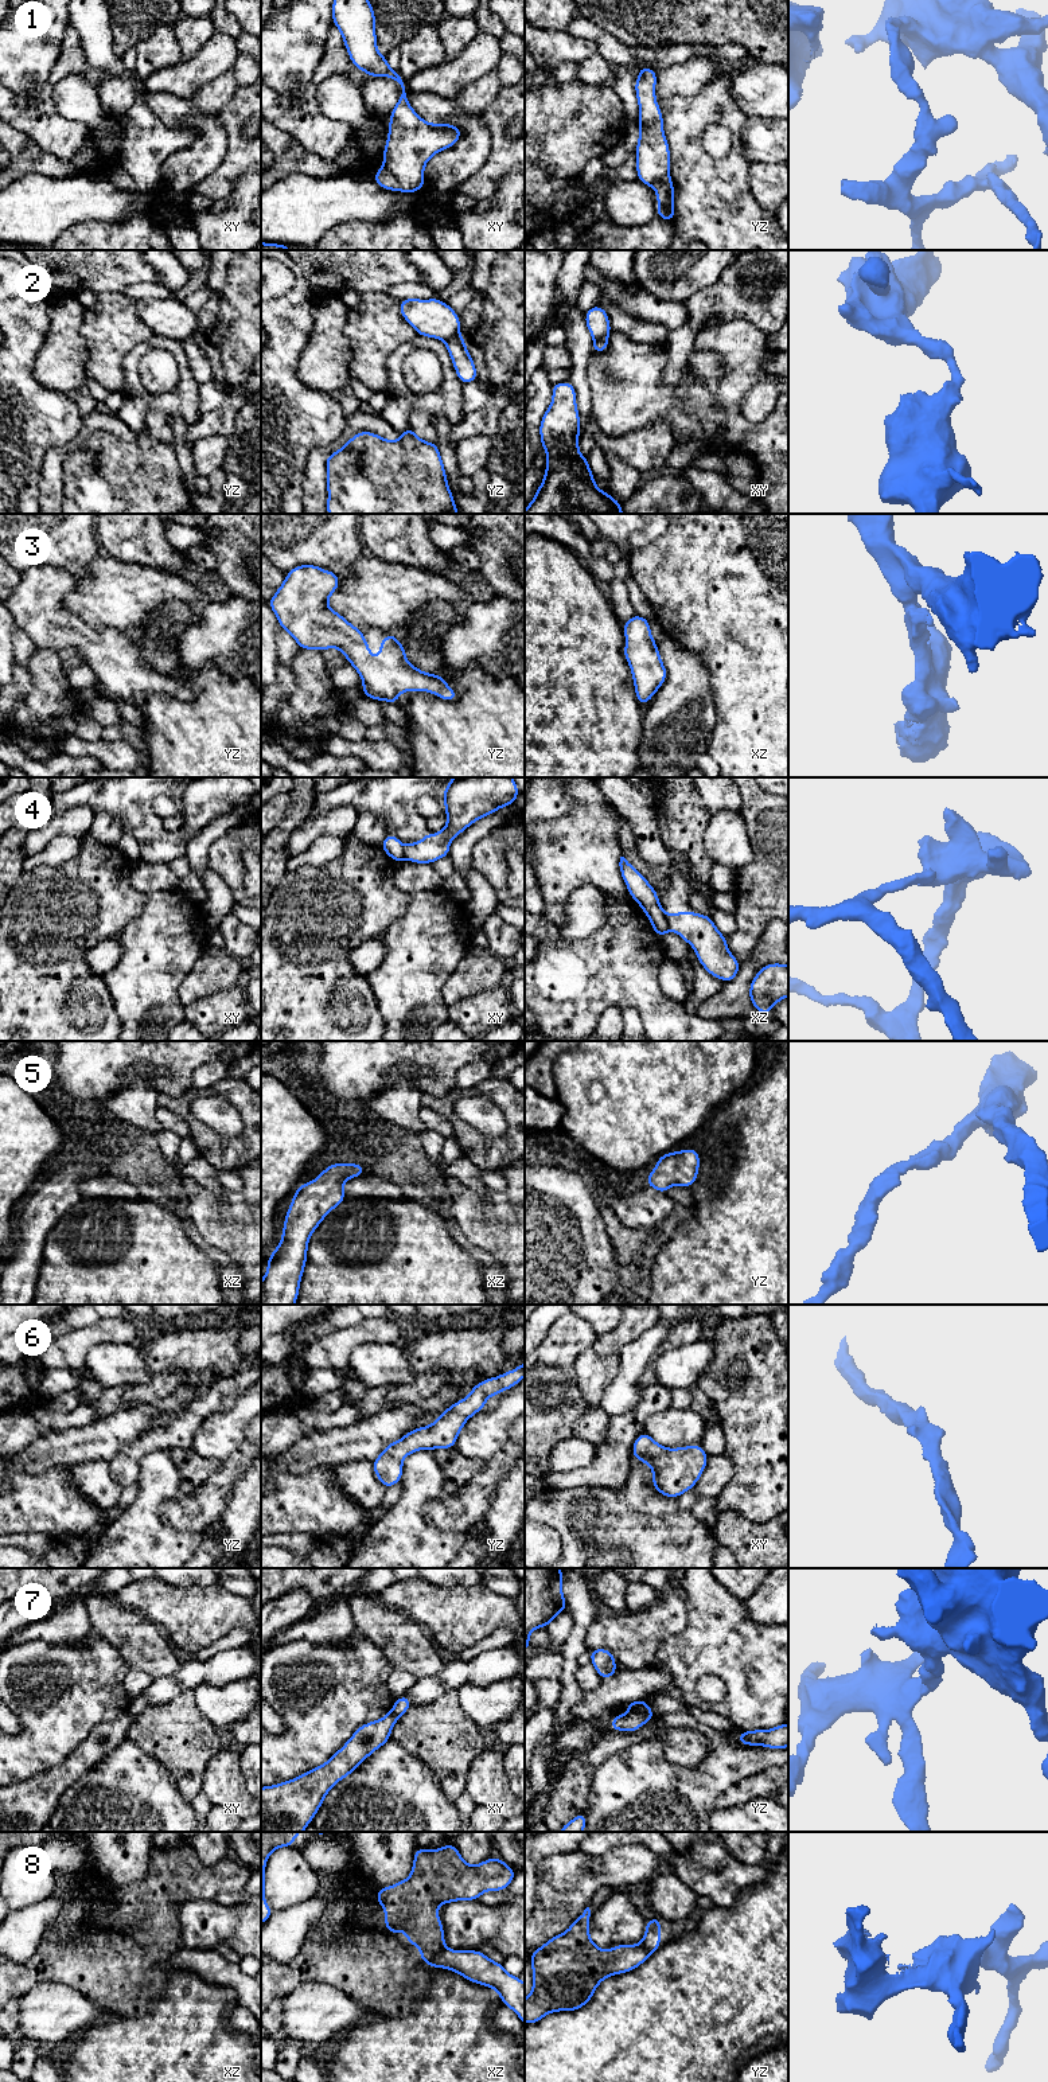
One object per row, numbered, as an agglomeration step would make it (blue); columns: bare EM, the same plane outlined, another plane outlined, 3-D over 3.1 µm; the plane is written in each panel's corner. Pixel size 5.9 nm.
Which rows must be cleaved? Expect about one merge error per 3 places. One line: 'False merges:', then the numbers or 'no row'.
False merges: 1, 2, 4, 7, 8

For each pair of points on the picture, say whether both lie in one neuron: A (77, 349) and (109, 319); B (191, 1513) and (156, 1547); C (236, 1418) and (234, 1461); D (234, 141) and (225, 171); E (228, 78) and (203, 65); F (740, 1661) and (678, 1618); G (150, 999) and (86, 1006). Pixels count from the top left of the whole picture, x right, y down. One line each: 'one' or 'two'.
A: two
B: two
C: two
D: one
E: two
F: two
G: two

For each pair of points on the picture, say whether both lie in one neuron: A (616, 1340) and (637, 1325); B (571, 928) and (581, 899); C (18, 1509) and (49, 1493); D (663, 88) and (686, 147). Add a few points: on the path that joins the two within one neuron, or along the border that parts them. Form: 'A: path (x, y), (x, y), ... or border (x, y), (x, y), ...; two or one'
A: path (622, 1336), (631, 1326); one
B: path (577, 921), (581, 917), (581, 905); one
C: path (26, 1508), (41, 1501); one
D: border (697, 93), (666, 96), (658, 104); two

